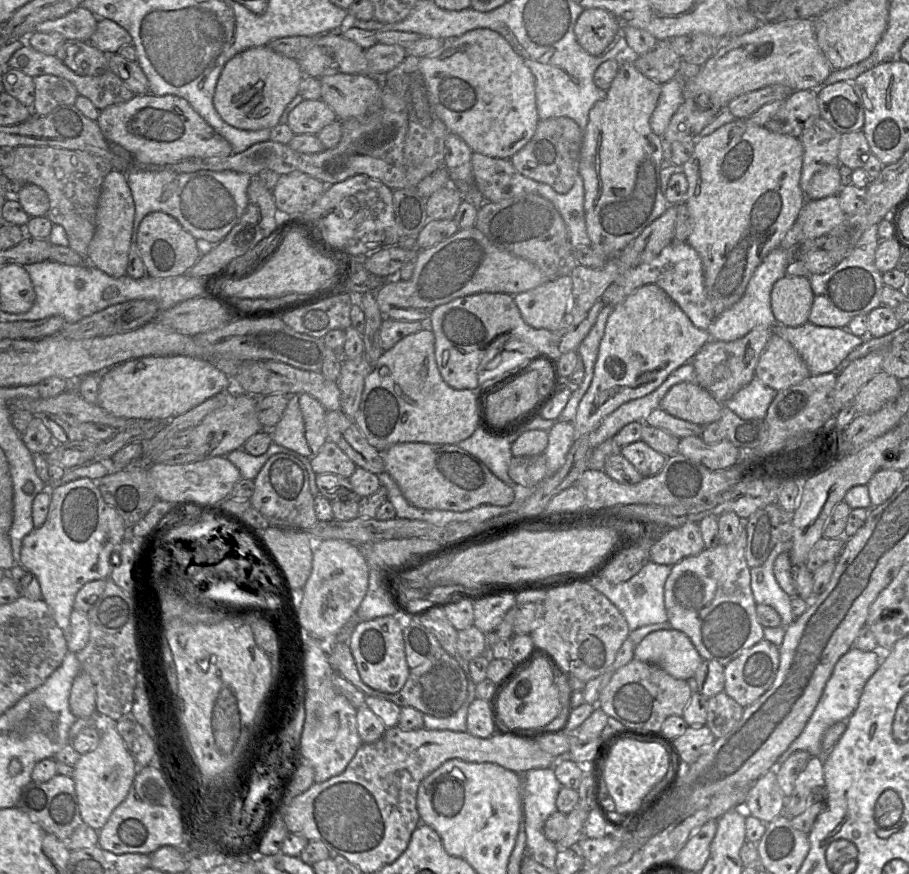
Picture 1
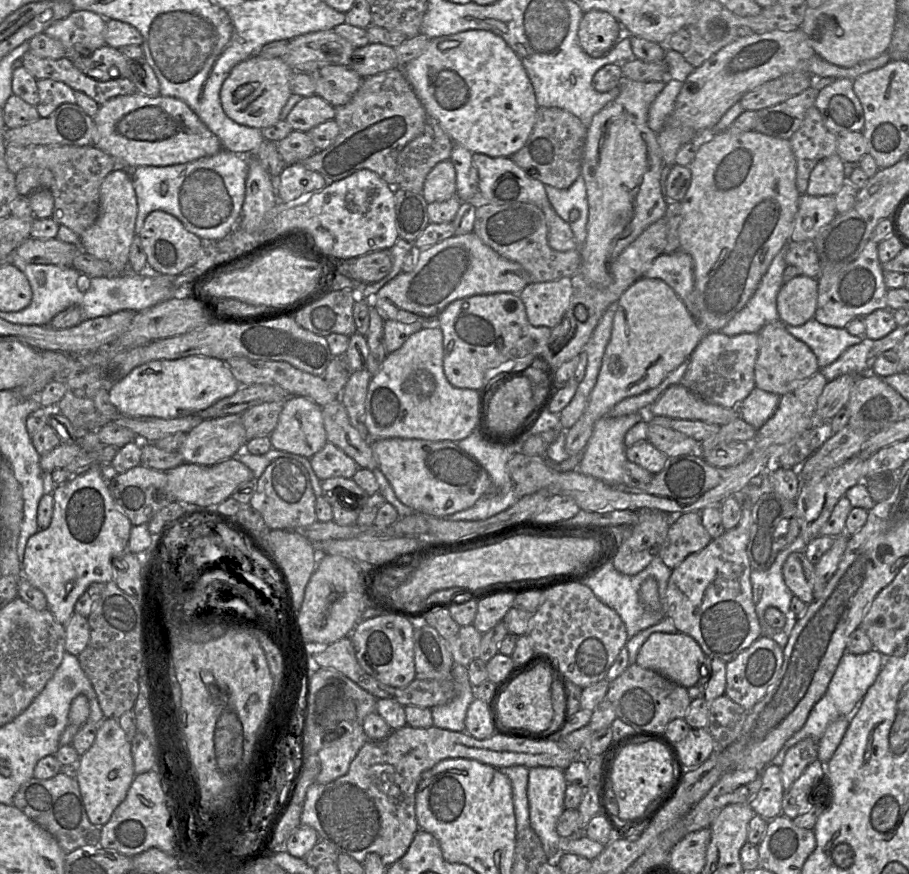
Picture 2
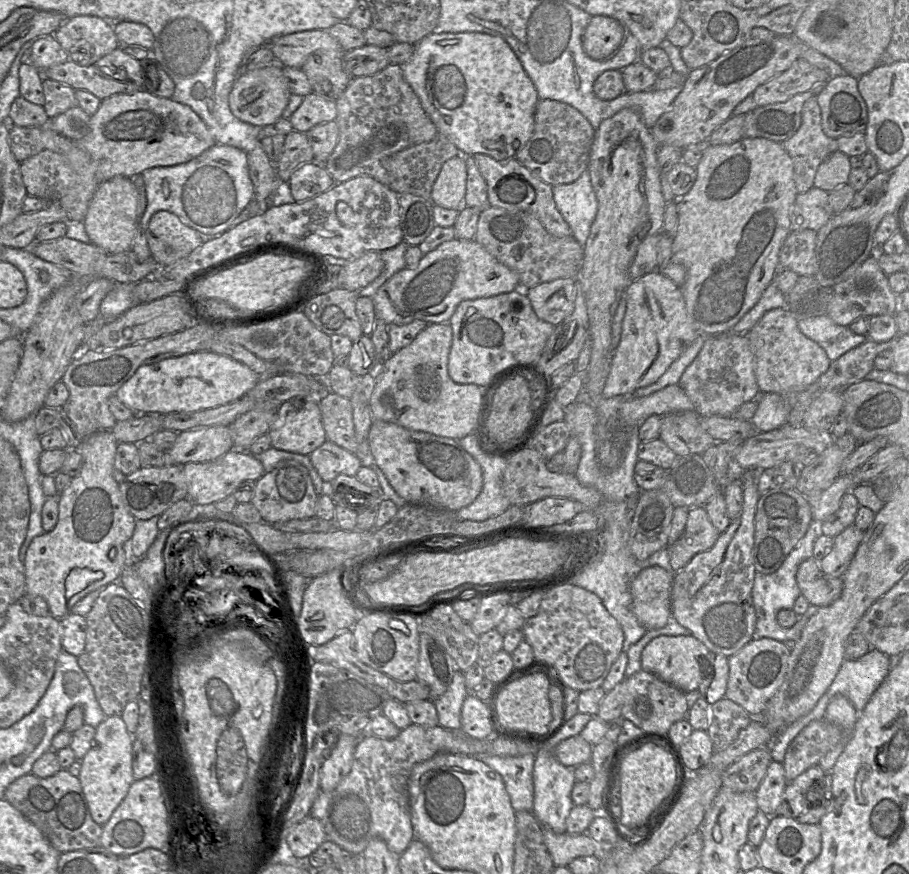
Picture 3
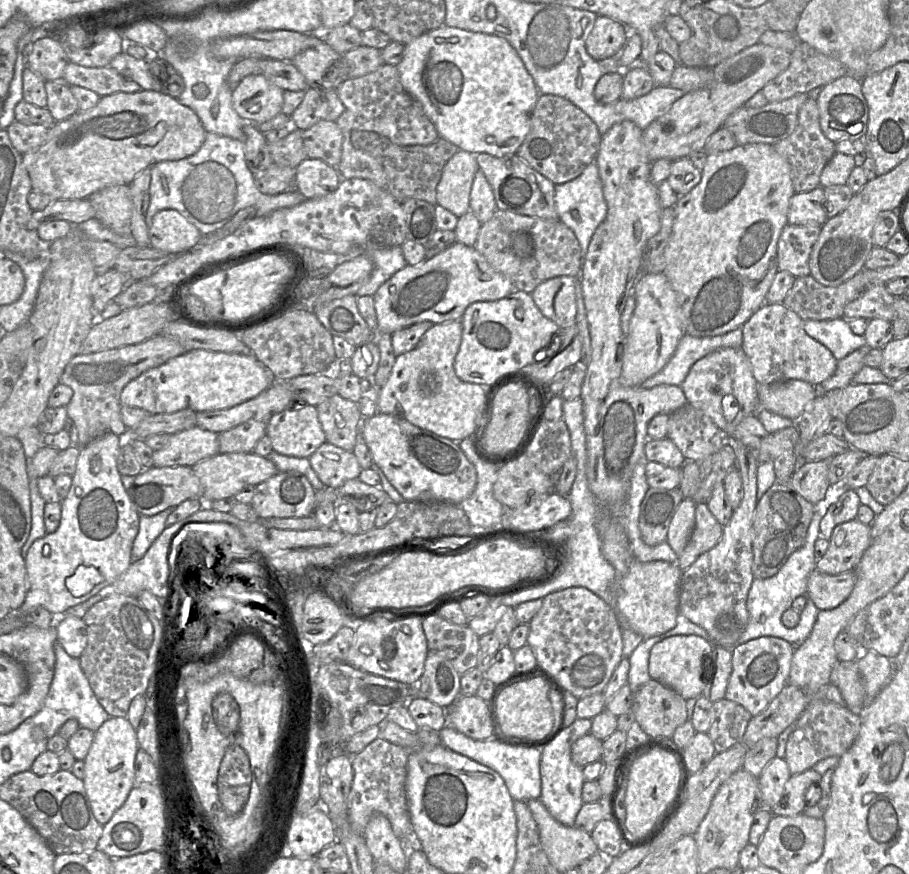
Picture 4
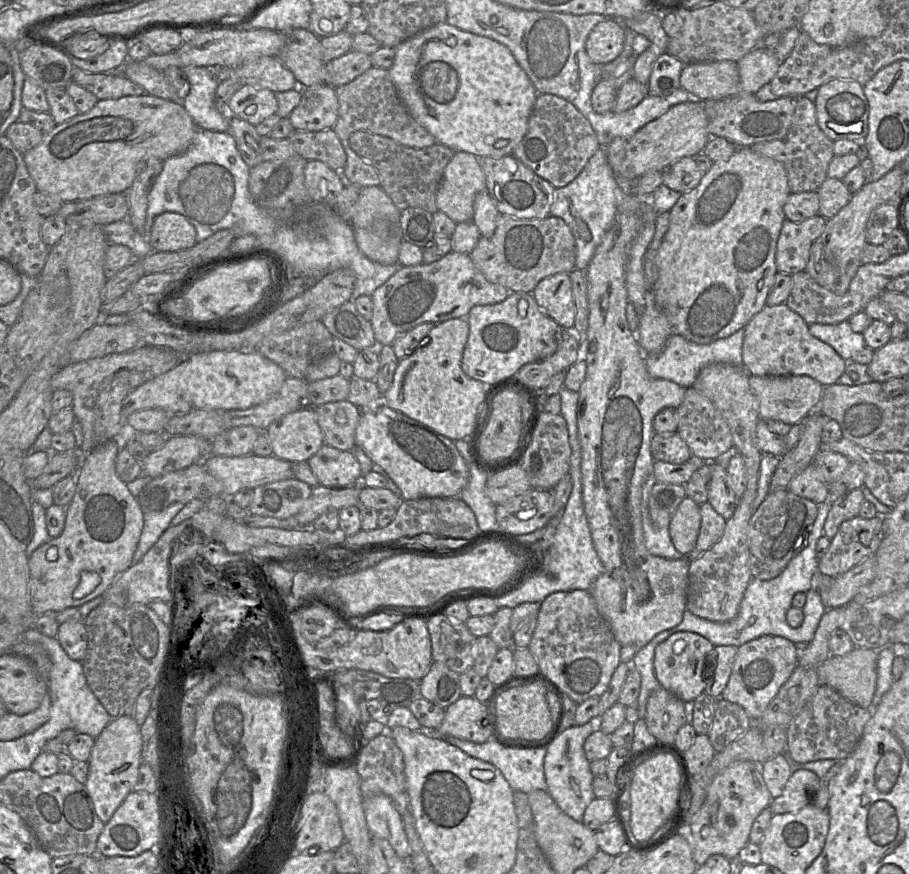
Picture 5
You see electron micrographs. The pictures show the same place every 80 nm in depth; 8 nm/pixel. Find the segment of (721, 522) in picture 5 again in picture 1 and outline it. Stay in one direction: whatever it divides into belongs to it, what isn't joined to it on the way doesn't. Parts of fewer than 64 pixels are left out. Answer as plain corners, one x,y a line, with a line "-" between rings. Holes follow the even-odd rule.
688,522
676,528
666,527
660,539
652,543
649,560
662,565
675,565
704,549
699,524

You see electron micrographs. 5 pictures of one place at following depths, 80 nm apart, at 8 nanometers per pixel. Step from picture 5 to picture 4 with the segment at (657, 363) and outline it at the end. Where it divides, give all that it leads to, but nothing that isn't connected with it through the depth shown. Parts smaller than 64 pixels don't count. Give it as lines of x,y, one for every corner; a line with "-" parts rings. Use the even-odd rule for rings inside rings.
741,328
718,336
695,337
685,334
667,364
658,373
644,381
640,387
650,389
662,384
681,387
696,361
713,351
723,348
740,348
741,345

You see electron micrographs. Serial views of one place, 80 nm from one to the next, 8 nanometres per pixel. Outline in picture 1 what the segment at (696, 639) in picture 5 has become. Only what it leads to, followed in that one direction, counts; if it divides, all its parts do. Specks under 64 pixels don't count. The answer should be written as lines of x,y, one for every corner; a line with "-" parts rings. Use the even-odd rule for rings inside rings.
675,629
646,635
636,645
634,658
656,664
674,678
682,680
694,677
703,661
689,637

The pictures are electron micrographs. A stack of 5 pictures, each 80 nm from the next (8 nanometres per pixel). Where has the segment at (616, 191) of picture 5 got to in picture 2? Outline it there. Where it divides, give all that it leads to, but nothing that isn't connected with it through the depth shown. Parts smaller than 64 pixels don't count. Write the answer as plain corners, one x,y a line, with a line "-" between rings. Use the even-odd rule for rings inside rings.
580,176
567,189
545,185
549,202
555,212
569,224
576,243
581,246
587,238
588,201
584,178

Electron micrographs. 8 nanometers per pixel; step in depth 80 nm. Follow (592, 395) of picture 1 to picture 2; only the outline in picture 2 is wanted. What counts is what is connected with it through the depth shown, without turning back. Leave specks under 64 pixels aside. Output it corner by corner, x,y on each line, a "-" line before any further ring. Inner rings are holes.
640,278
618,299
609,342
605,348
596,384
590,393
587,406
577,422
566,431
565,449
568,455
582,454
590,439
595,423
625,398
637,396
658,386
662,380
687,360
706,334
688,312
682,300
664,281

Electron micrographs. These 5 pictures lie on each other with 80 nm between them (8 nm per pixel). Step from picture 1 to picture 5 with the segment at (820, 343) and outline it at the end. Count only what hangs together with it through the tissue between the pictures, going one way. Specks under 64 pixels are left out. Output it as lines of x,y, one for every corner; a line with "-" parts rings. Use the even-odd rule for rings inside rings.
848,321
838,324
811,324
808,325
808,330
812,336
831,346
847,362
866,347
863,334
854,332

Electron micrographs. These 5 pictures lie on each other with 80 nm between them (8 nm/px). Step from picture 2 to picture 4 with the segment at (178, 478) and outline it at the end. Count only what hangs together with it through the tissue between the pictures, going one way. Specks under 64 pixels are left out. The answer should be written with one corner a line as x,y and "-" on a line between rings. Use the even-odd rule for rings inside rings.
218,453
193,465
192,470
202,486
202,500
211,503
215,500
234,497
246,486
257,486
276,475
279,471
266,457
249,453

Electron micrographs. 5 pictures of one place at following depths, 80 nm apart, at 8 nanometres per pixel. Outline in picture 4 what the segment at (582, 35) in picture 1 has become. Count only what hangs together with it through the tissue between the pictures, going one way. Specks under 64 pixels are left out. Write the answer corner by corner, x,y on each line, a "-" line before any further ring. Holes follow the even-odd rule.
598,15
593,28
585,40
587,53
594,60
612,57
624,49
630,30
621,22

